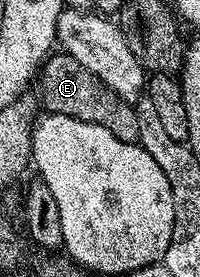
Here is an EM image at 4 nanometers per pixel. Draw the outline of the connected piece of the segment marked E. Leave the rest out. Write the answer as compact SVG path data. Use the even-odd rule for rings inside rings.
M52 53L43 61L37 76L37 98L44 108L52 115L73 117L77 121L89 121L93 125L101 125L101 129L109 129L113 137L126 143L138 143L137 113L134 106L127 103L105 81L93 77L85 65L77 65L73 57L66 53ZM59 54L59 55L58 55Z

